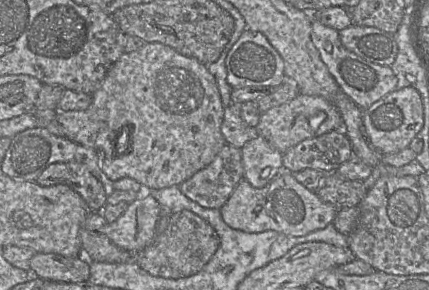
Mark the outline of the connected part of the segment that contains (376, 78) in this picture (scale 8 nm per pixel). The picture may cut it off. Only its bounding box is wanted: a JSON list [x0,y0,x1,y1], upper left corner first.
[311,16,398,109]

